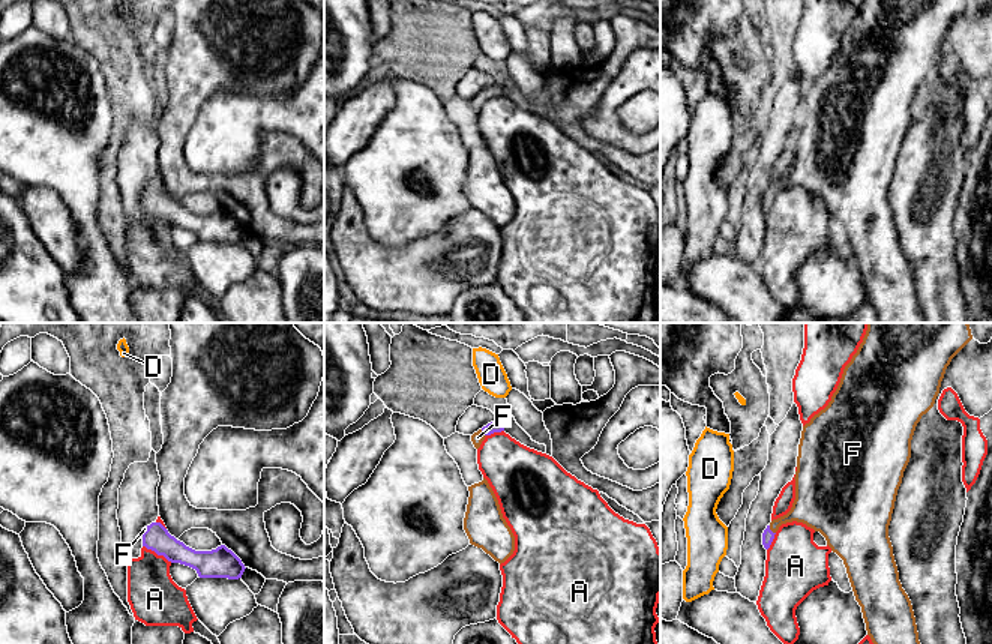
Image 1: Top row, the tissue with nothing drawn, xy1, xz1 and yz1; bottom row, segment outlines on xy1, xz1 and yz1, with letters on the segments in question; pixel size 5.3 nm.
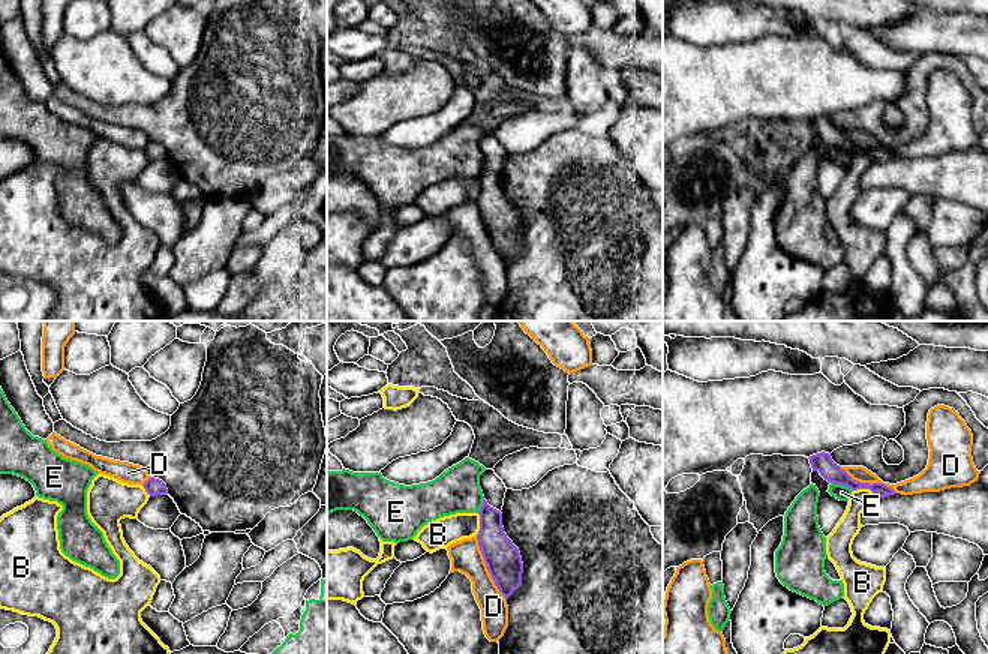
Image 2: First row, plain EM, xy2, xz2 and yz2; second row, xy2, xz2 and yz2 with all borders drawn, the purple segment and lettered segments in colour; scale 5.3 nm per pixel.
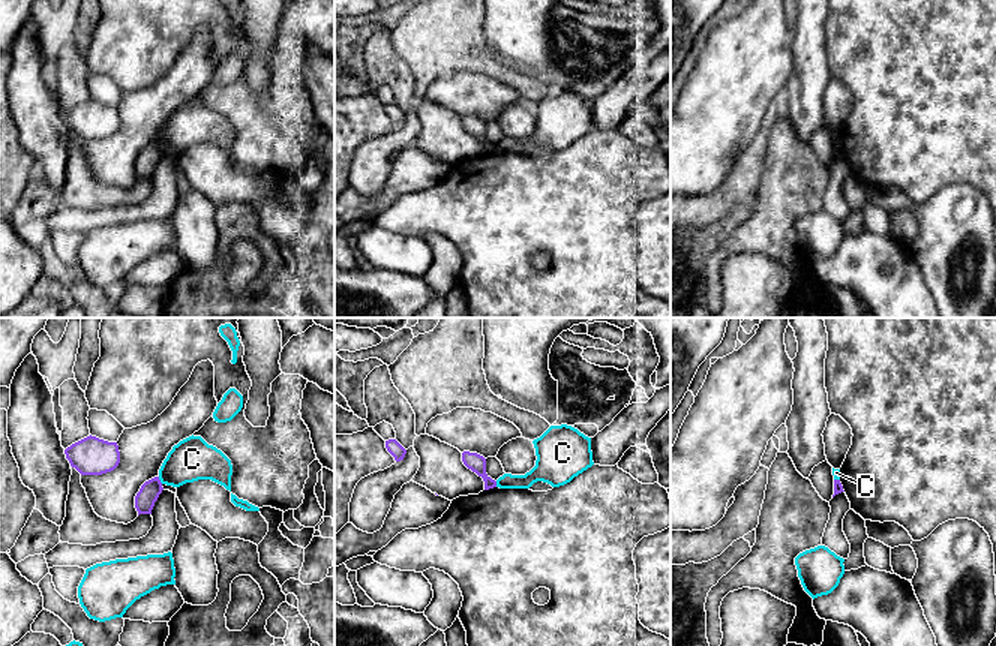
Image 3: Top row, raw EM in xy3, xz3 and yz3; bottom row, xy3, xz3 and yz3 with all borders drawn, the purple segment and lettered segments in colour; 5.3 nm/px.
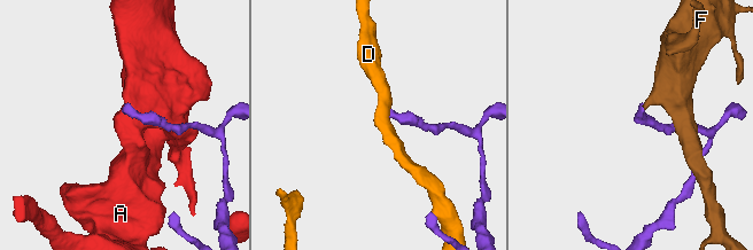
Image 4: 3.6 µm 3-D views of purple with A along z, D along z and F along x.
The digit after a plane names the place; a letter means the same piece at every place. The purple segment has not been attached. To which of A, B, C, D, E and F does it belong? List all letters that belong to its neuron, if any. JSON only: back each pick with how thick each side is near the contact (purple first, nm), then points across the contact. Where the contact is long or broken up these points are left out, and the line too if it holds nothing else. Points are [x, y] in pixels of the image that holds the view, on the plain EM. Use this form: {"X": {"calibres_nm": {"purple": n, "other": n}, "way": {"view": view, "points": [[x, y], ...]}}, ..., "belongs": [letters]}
{"F": {"calibres_nm": {"purple": 60, "other": 190}, "way": {"view": "yz1", "points": [[767, 200], [770, 194], [779, 185], [811, 171]]}}, "belongs": ["F"]}

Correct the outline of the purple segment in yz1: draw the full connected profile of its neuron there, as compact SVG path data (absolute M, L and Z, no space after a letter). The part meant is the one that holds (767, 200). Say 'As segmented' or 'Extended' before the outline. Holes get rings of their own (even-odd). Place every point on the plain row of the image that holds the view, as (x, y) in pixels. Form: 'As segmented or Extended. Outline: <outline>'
Extended. Outline: M864 0L845 30L828 69L803 90L794 141L795 164L791 174L773 183L762 197L765 213L770 212L779 191L792 185L803 186L825 201L831 215L843 224L878 323L924 323L912 269L899 245L888 189L897 153L911 122L915 90L933 71L951 23L971 3L972 0Z

